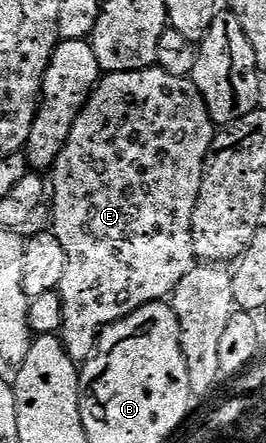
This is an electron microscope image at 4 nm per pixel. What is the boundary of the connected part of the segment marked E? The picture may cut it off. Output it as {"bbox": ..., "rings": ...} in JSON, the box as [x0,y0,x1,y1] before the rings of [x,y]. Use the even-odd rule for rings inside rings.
{"bbox":[51,65,215,365],"rings":[[[156,65],[144,67],[142,71],[110,71],[94,87],[85,108],[79,113],[71,131],[71,137],[65,142],[61,156],[51,169],[51,203],[53,199],[53,235],[63,245],[63,253],[67,253],[67,273],[63,273],[60,285],[61,300],[63,301],[63,321],[59,338],[64,343],[67,353],[74,363],[84,365],[97,349],[97,341],[102,331],[120,319],[127,318],[148,303],[159,303],[168,300],[173,290],[191,273],[195,265],[193,253],[193,214],[197,198],[201,192],[201,179],[205,176],[205,161],[209,150],[213,147],[215,124],[209,116],[207,105],[193,84],[192,78],[175,77]]]}

